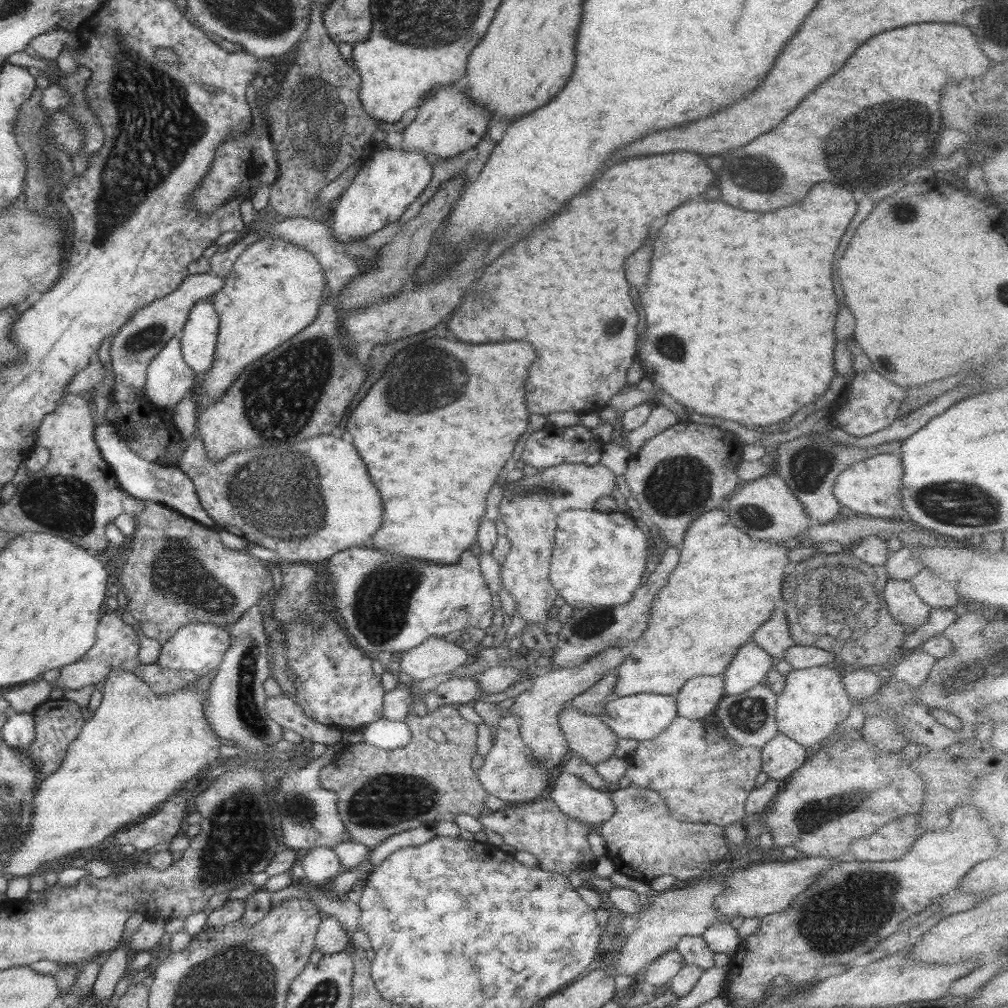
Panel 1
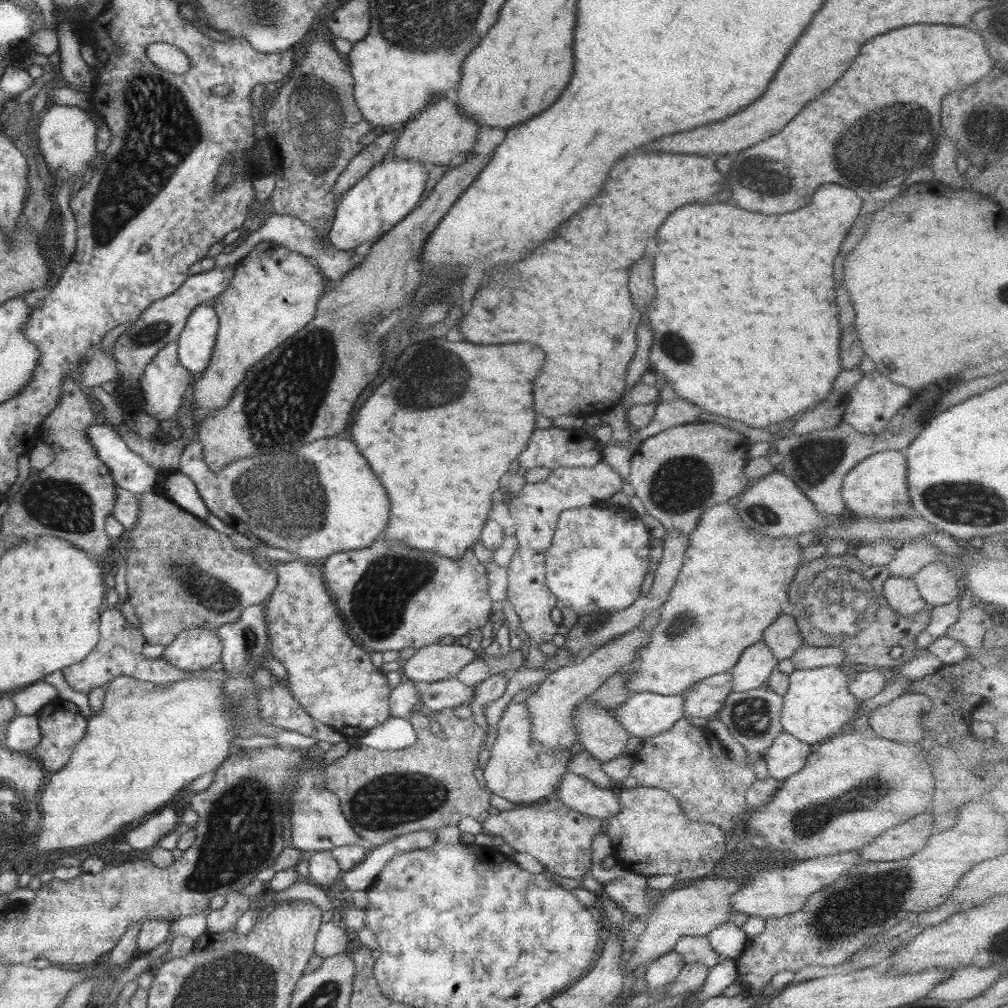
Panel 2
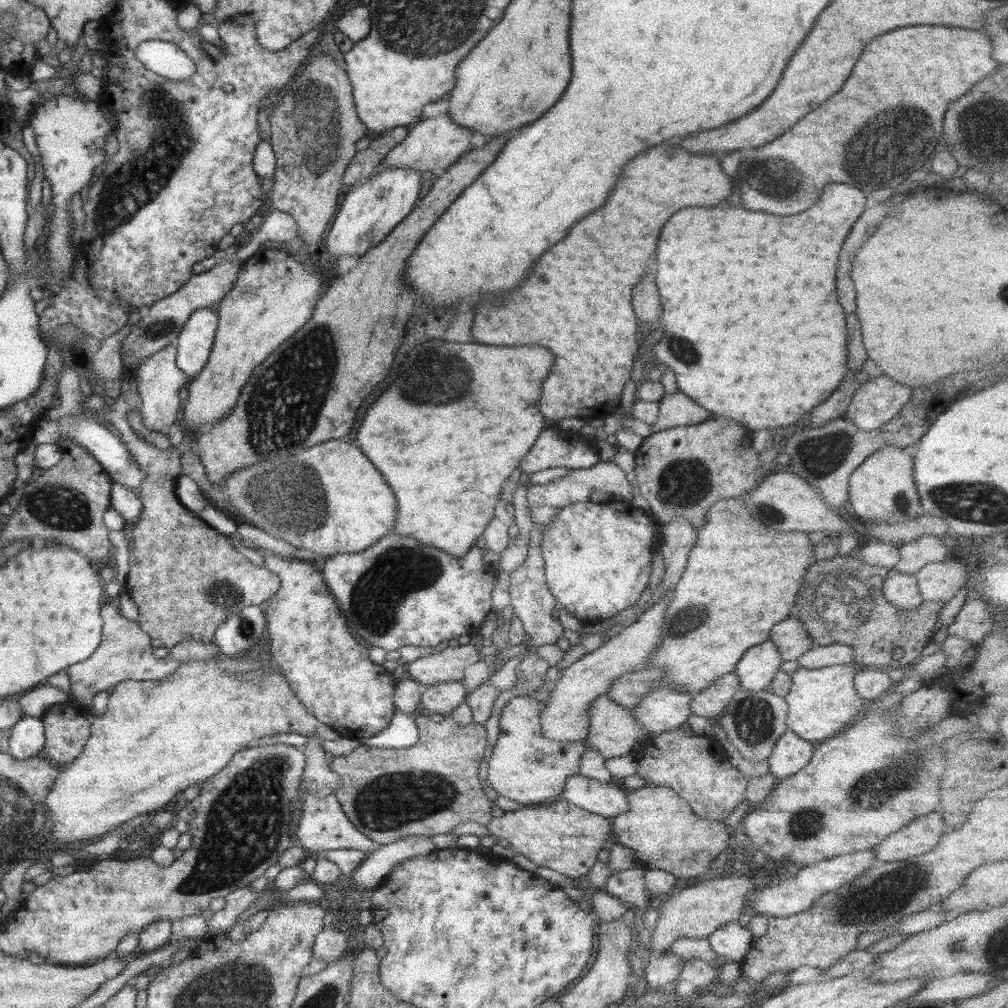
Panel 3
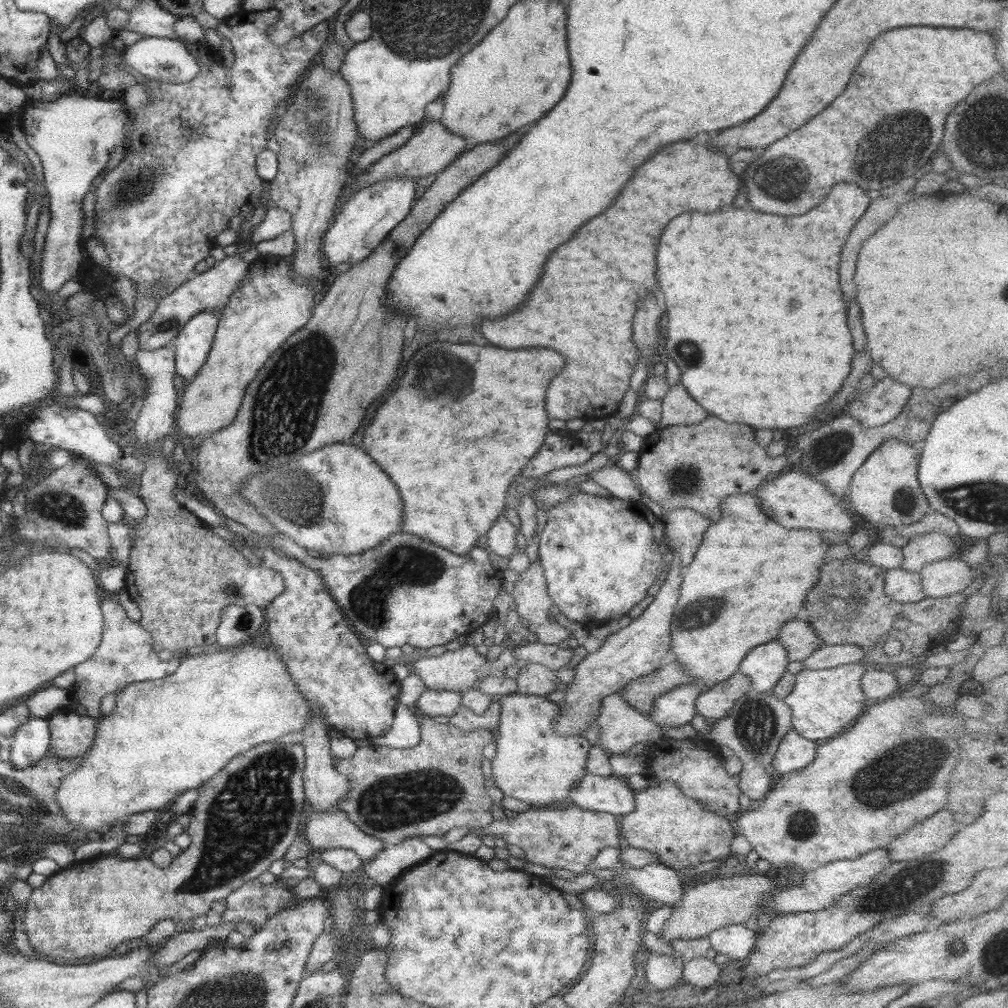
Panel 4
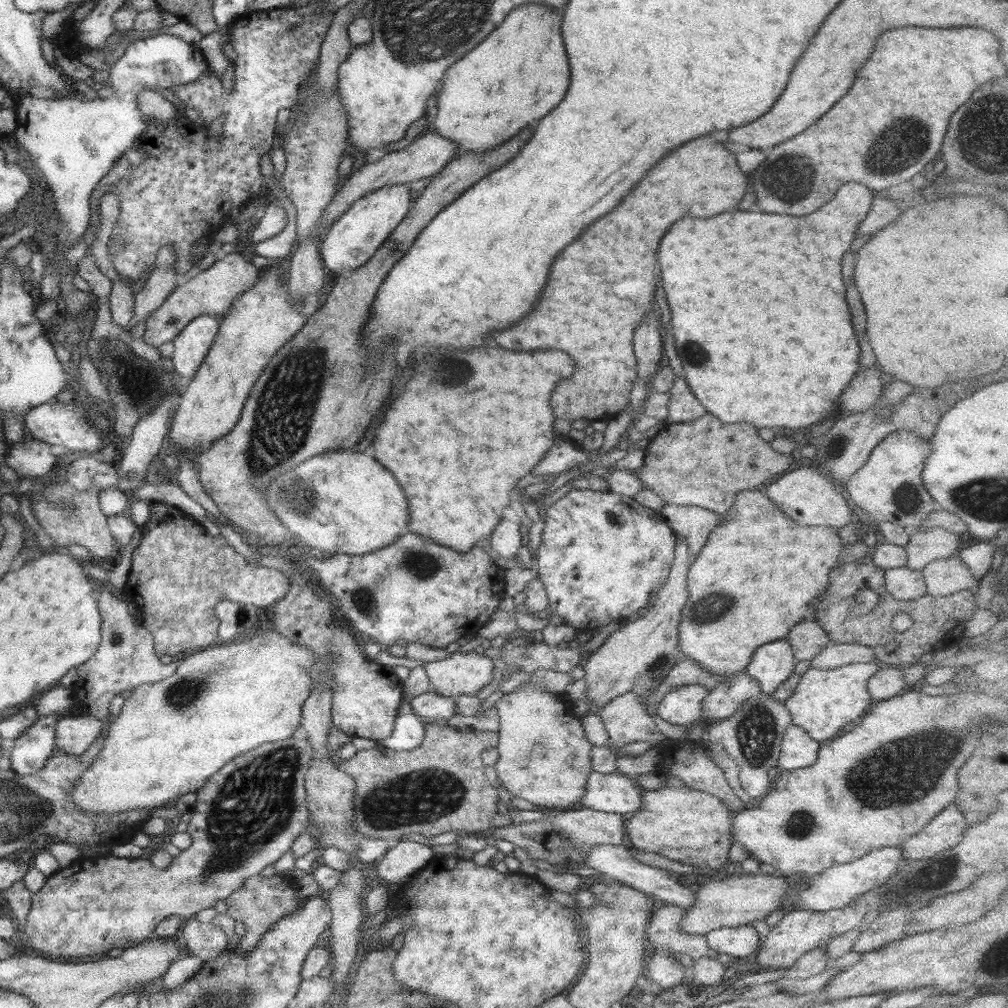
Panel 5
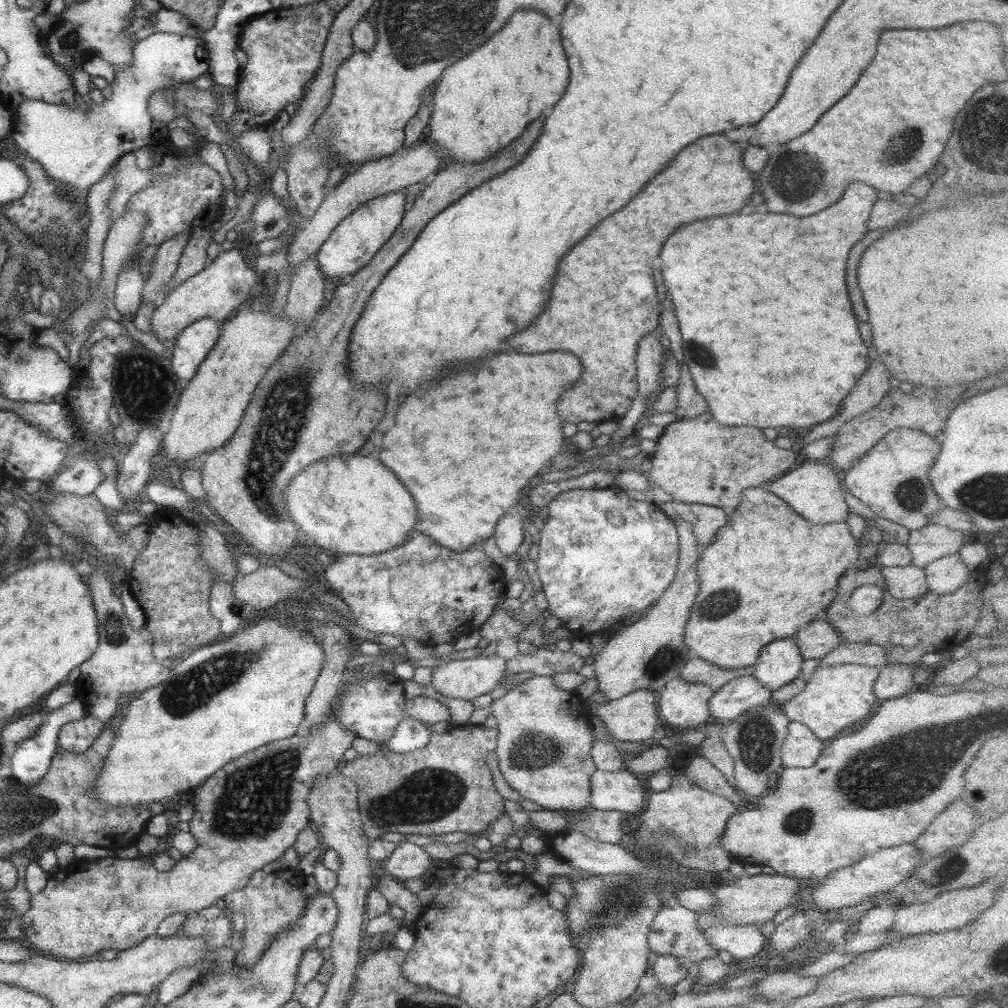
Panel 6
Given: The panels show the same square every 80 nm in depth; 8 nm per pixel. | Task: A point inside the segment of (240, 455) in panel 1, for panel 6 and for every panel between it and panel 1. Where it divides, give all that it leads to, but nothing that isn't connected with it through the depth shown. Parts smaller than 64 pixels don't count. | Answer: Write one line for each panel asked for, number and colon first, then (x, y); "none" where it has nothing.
2: (278, 497)
3: (360, 508)
4: (360, 507)
5: (353, 505)
6: (350, 504)

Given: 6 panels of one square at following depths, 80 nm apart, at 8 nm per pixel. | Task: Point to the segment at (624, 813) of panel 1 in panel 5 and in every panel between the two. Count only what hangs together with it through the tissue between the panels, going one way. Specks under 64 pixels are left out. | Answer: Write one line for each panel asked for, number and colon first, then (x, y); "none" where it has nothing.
2: (651, 835)
3: (660, 827)
4: (680, 831)
5: (692, 827)

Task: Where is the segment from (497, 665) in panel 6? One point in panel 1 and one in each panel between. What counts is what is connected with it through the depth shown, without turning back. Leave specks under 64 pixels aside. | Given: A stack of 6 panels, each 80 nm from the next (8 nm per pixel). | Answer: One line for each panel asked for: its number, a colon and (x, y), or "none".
1: (435, 656)
2: (435, 662)
3: (447, 665)
4: (456, 671)
5: (462, 673)

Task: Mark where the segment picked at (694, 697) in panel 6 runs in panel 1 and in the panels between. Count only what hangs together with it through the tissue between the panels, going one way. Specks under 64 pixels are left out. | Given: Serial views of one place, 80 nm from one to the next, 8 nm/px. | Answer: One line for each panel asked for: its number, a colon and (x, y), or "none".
1: (641, 717)
2: (644, 715)
3: (664, 708)
4: (676, 707)
5: (682, 705)

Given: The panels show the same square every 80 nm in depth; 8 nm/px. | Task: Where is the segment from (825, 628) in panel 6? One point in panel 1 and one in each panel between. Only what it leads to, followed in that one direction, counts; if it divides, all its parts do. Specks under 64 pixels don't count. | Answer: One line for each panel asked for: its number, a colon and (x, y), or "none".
1: (774, 636)
2: (783, 638)
3: (790, 637)
4: (799, 639)
5: (807, 638)

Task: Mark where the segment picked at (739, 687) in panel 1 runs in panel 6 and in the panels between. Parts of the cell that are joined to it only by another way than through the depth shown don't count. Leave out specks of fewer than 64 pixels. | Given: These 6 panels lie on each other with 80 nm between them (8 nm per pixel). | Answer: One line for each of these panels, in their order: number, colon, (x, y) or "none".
2: (753, 669)
3: (759, 664)
4: (764, 665)
5: (772, 663)
6: (780, 661)

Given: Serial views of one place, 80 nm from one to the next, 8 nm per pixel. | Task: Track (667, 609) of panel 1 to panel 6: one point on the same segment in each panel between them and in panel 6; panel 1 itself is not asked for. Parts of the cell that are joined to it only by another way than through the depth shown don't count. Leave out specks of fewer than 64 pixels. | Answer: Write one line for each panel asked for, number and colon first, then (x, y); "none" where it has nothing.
2: (733, 582)
3: (742, 578)
4: (750, 576)
5: (758, 575)
6: (780, 570)

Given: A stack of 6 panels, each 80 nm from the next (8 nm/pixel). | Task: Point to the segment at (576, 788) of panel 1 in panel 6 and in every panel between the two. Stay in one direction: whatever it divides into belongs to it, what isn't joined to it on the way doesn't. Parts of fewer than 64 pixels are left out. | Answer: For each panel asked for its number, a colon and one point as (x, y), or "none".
2: (581, 795)
3: (609, 800)
4: (597, 793)
5: (616, 793)
6: (620, 791)

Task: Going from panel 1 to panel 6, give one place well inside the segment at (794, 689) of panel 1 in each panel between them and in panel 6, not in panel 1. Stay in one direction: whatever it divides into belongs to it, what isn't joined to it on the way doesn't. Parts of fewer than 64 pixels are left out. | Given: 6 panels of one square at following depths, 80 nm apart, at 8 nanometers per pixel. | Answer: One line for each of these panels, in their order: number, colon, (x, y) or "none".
2: (818, 702)
3: (821, 701)
4: (825, 702)
5: (826, 700)
6: (837, 696)

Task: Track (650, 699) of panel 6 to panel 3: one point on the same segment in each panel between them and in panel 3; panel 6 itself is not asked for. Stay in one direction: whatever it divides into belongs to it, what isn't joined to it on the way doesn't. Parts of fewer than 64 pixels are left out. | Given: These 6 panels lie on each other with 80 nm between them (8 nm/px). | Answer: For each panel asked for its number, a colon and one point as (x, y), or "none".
3: (613, 729)
4: (621, 726)
5: (626, 719)

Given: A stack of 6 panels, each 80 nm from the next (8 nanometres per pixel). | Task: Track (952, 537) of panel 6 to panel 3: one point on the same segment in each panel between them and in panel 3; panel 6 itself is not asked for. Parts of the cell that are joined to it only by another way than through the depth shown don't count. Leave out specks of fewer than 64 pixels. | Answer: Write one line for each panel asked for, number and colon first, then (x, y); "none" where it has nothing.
3: (914, 554)
4: (924, 548)
5: (924, 546)

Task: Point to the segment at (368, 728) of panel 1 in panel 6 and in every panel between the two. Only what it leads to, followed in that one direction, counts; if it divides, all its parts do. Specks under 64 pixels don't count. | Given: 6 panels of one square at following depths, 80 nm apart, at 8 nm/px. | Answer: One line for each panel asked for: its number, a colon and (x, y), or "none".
2: (396, 733)
3: (402, 732)
4: (405, 732)
5: (408, 732)
6: (410, 735)

